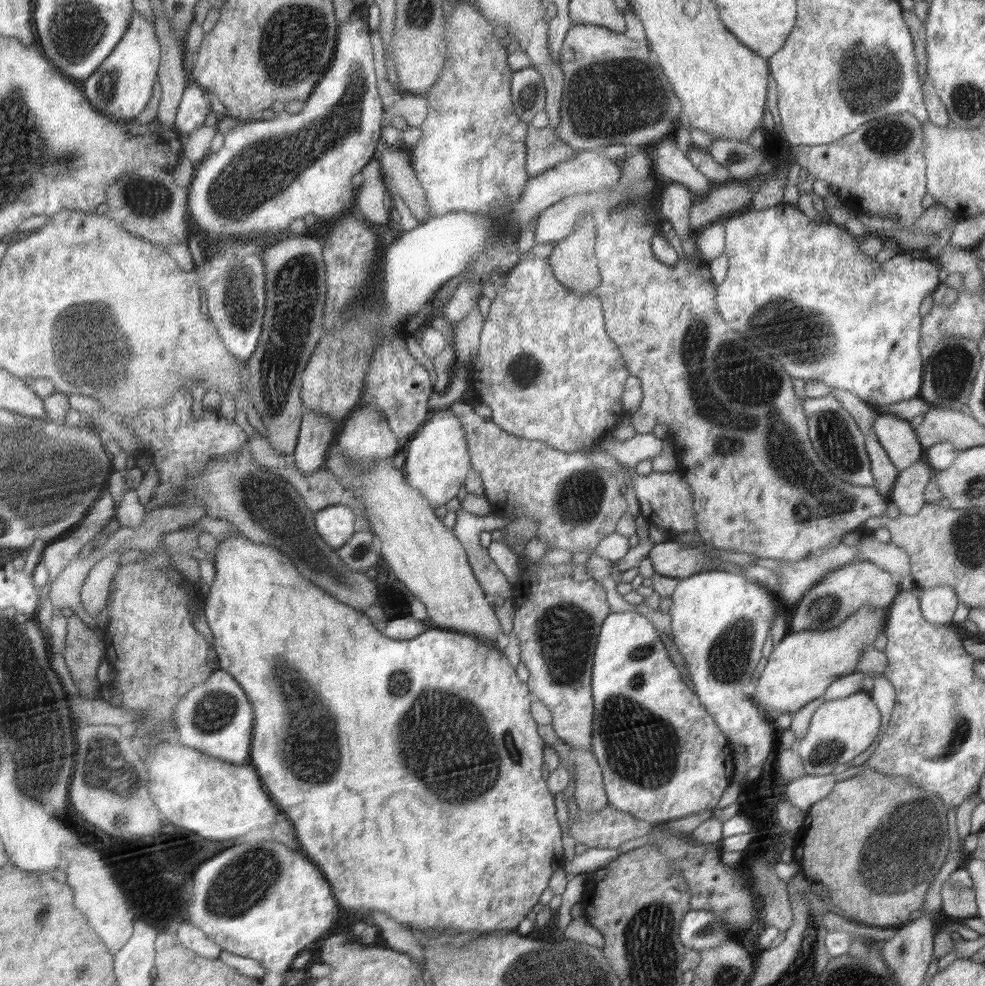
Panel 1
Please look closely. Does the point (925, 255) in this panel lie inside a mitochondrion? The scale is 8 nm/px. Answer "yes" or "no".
no

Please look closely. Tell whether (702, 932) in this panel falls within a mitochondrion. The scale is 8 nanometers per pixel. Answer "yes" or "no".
yes

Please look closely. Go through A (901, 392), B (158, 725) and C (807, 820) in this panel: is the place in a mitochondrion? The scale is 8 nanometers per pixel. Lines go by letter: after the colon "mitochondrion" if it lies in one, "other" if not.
A: other
B: mitochondrion
C: other

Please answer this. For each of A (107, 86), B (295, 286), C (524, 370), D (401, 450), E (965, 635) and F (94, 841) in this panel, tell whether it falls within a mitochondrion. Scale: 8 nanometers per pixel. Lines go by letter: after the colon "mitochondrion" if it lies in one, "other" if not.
A: mitochondrion
B: mitochondrion
C: mitochondrion
D: other
E: other
F: other

